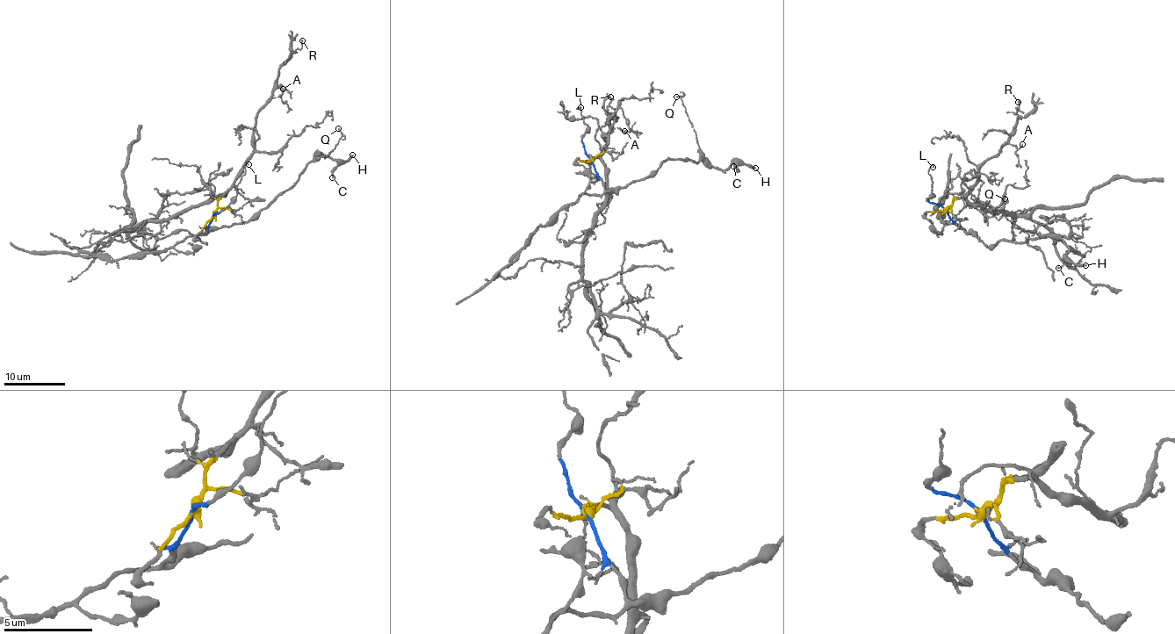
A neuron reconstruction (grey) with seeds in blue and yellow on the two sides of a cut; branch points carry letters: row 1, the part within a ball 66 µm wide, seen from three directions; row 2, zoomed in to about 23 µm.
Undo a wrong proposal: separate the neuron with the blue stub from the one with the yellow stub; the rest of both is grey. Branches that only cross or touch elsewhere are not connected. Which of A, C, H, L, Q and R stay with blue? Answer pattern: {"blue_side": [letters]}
{"blue_side": ["C", "H", "L", "Q"]}

